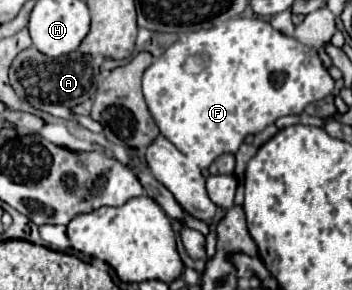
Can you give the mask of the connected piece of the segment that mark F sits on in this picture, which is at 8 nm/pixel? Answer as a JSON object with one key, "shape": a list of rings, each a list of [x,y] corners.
{"shape":[[[229,19],[213,29],[189,33],[187,41],[175,41],[143,75],[143,95],[161,135],[201,169],[223,153],[237,153],[247,135],[263,131],[285,115],[301,115],[307,105],[333,93],[335,81],[323,67],[315,49],[287,37],[261,19]]]}

